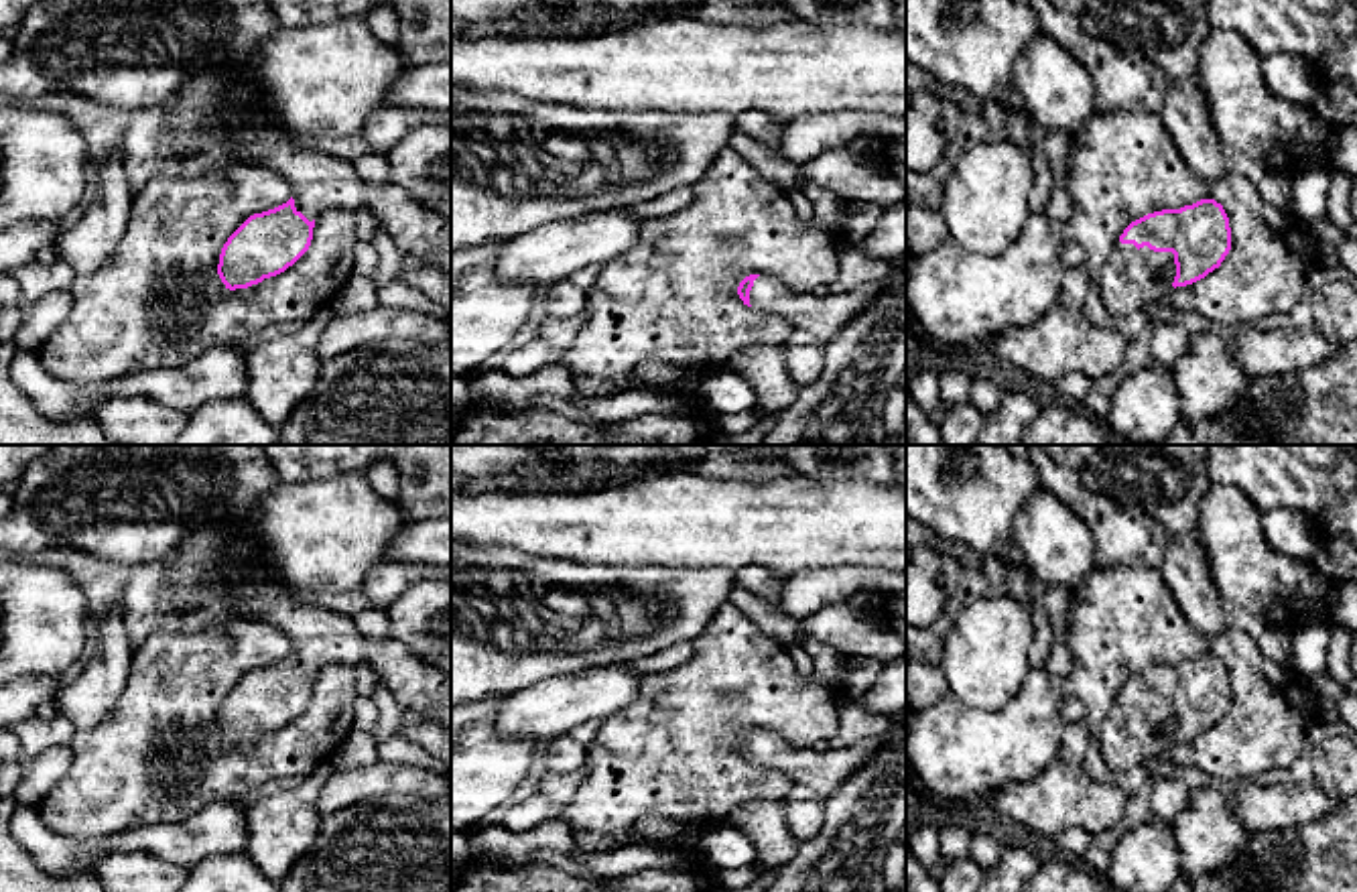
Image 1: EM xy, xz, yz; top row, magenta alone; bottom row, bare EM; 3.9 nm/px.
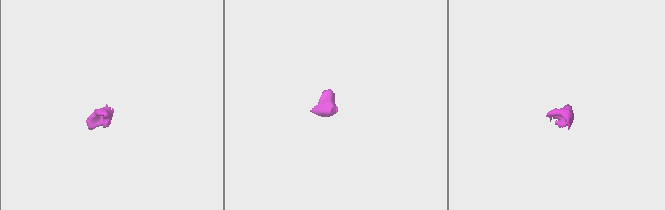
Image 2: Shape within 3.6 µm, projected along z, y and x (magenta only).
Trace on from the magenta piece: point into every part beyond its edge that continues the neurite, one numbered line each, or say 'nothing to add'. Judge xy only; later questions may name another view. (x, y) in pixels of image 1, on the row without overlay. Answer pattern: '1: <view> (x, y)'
1: xy (319, 639)

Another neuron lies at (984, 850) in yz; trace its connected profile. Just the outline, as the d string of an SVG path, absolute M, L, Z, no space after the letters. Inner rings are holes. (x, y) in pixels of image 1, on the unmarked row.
M971 833L969 857L981 866L985 872L997 866L1001 859L1004 843L989 833Z

